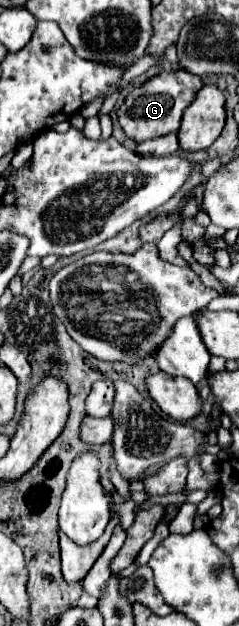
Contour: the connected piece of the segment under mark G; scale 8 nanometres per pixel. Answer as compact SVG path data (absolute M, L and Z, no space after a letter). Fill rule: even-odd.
M176 70L176 72L160 72L158 76L146 80L140 88L128 94L124 104L118 108L118 120L122 130L126 132L128 138L136 142L152 140L162 134L178 132L180 120L184 110L192 104L196 98L196 92L202 88L202 78L194 76L186 70Z

